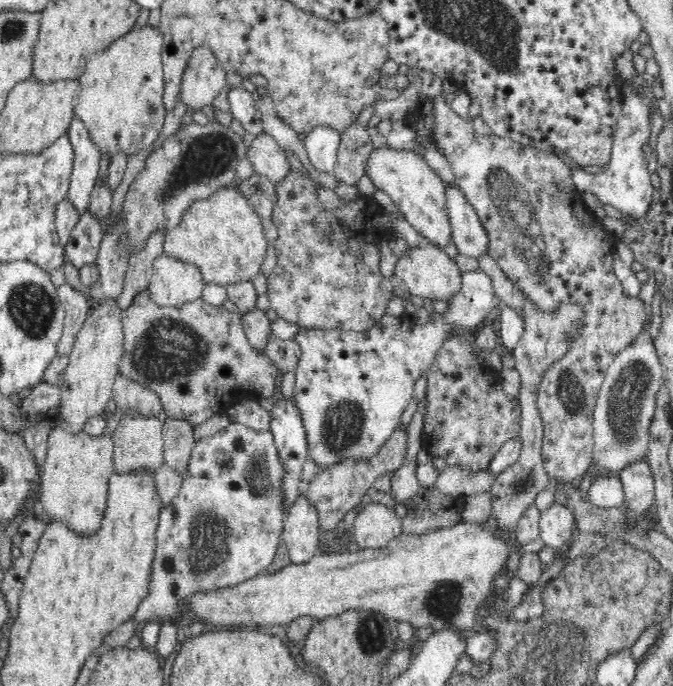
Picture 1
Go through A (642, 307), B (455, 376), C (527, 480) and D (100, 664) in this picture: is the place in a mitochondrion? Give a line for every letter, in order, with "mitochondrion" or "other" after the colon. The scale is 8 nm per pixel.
A: other
B: other
C: mitochondrion
D: other

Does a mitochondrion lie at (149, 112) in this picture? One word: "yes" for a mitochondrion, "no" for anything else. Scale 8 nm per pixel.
yes

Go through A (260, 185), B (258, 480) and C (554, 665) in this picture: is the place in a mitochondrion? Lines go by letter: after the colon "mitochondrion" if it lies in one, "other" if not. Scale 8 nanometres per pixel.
A: other
B: mitochondrion
C: mitochondrion

